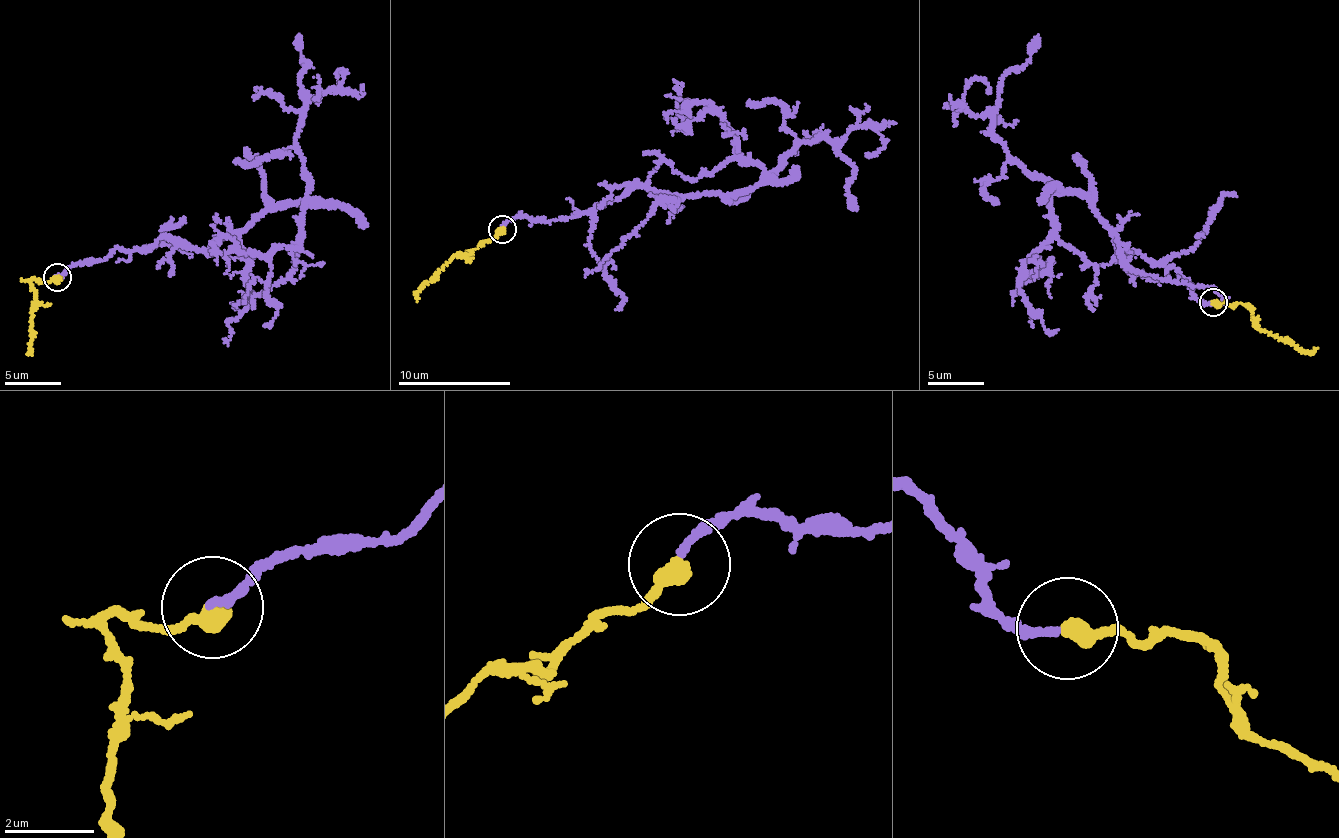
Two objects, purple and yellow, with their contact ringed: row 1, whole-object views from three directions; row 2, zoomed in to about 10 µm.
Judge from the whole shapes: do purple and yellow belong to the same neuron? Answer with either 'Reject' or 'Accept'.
Accept

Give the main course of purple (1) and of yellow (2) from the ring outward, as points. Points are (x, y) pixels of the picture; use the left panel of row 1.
1: (56, 276), (170, 235), (204, 248), (304, 201), (299, 248), (243, 253), (223, 236), (212, 243), (217, 264)
2: (56, 276), (39, 284), (31, 279), (35, 332), (31, 351)

